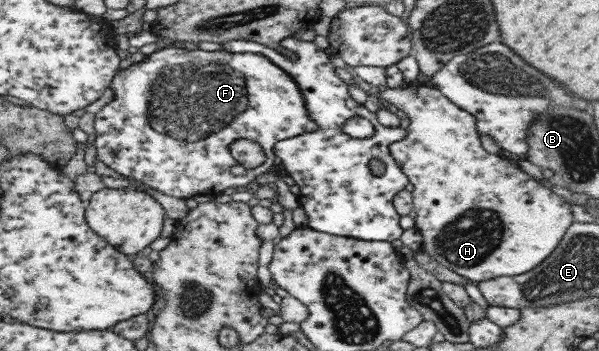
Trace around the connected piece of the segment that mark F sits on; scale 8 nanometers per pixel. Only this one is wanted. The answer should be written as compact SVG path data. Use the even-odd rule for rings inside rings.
M164 47L146 60L119 70L111 89L113 99L96 113L97 160L131 180L175 198L190 199L199 194L213 197L223 194L226 188L250 186L256 176L272 168L276 141L316 131L316 124L308 118L304 99L292 76L272 64L270 58L252 52L232 54L226 47L216 52ZM242 138L262 146L267 153L264 164L246 169L236 160L231 147L235 140Z

